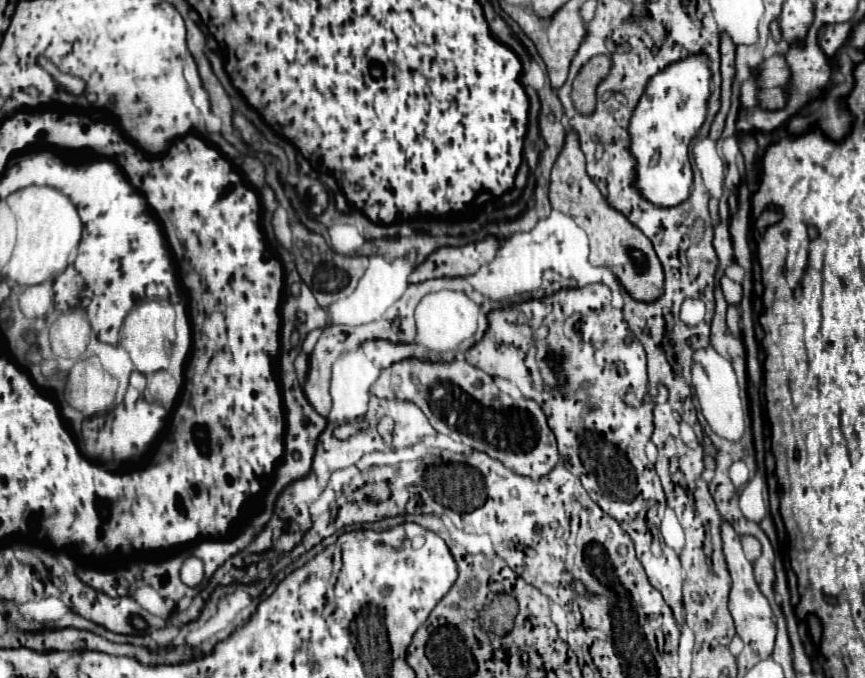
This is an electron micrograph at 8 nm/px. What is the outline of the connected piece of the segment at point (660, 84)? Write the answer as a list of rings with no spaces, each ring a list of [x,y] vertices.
[[[689,55],[661,73],[657,73],[645,87],[637,109],[629,123],[631,153],[637,161],[637,177],[633,185],[641,197],[657,207],[677,207],[689,199],[693,171],[687,147],[705,121],[709,97],[709,59],[705,55]]]

